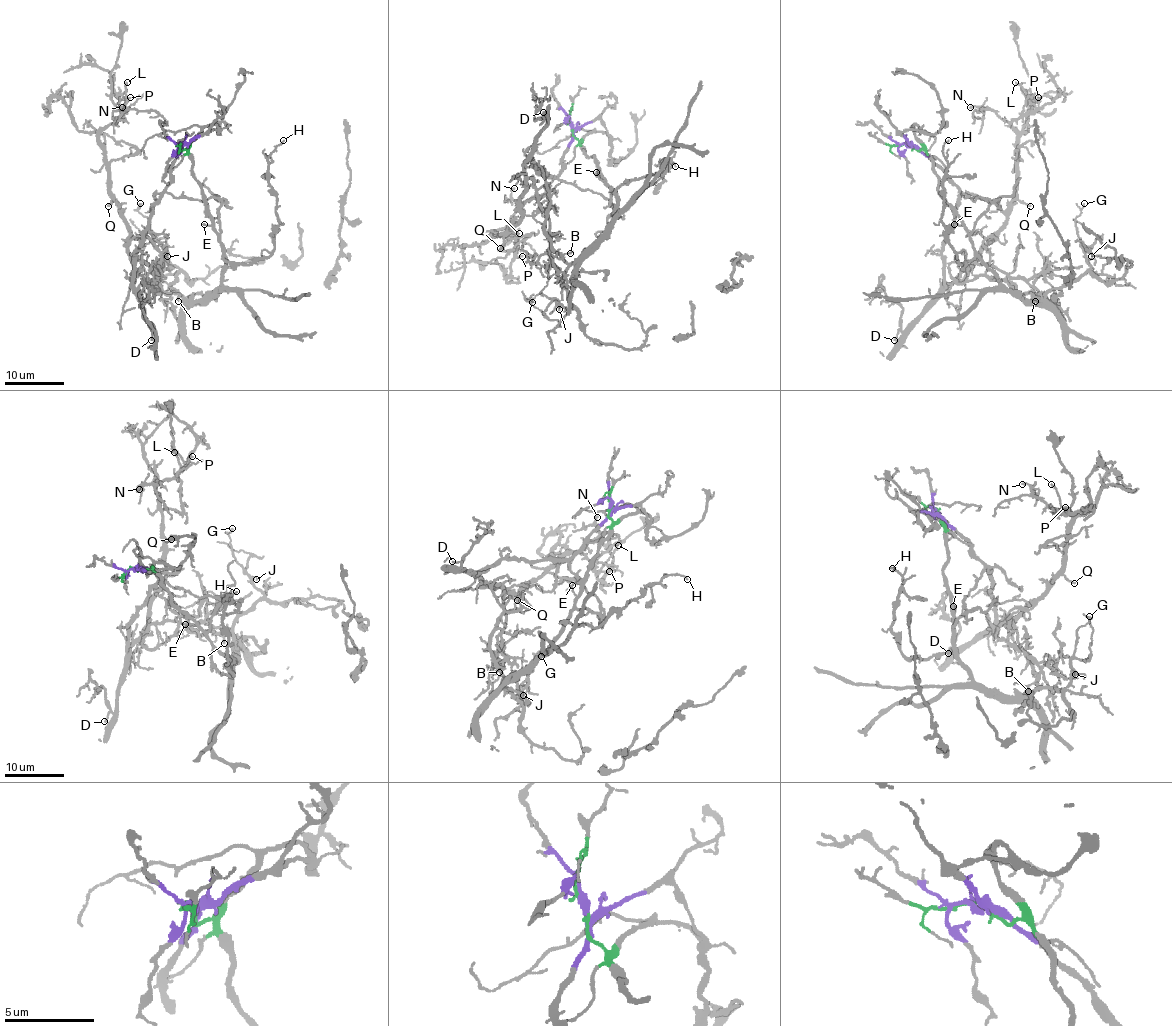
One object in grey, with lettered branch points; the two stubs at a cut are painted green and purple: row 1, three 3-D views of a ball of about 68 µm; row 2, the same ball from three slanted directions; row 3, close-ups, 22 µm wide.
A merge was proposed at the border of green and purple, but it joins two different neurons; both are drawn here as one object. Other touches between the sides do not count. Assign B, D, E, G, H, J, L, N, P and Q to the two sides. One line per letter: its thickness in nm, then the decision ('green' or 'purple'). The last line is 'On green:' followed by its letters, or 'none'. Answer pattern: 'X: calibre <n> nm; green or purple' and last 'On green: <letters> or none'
B: calibre 130 nm; green
D: calibre 100 nm; purple
E: calibre 120 nm; green
G: calibre 140 nm; green
H: calibre 110 nm; green
J: calibre 90 nm; green
L: calibre 160 nm; purple
N: calibre 150 nm; purple
P: calibre 130 nm; purple
Q: calibre 150 nm; purple
On green: B, E, G, H, J

